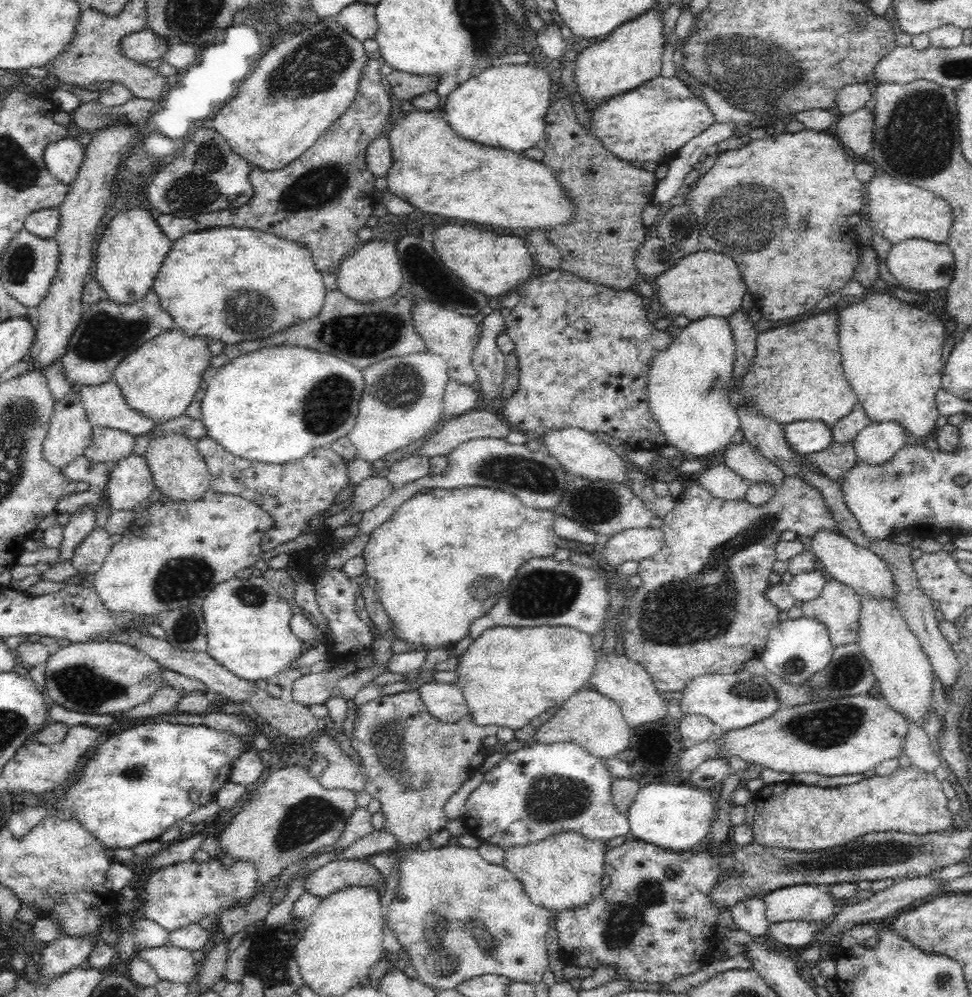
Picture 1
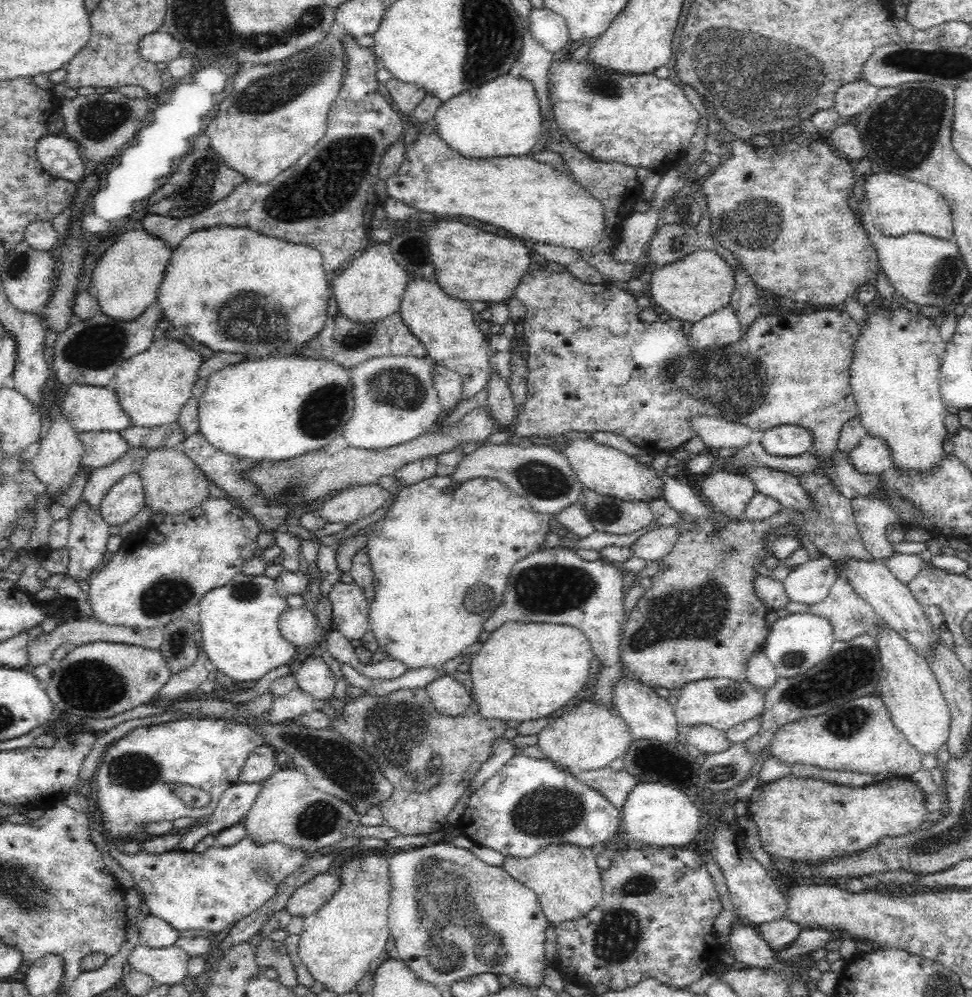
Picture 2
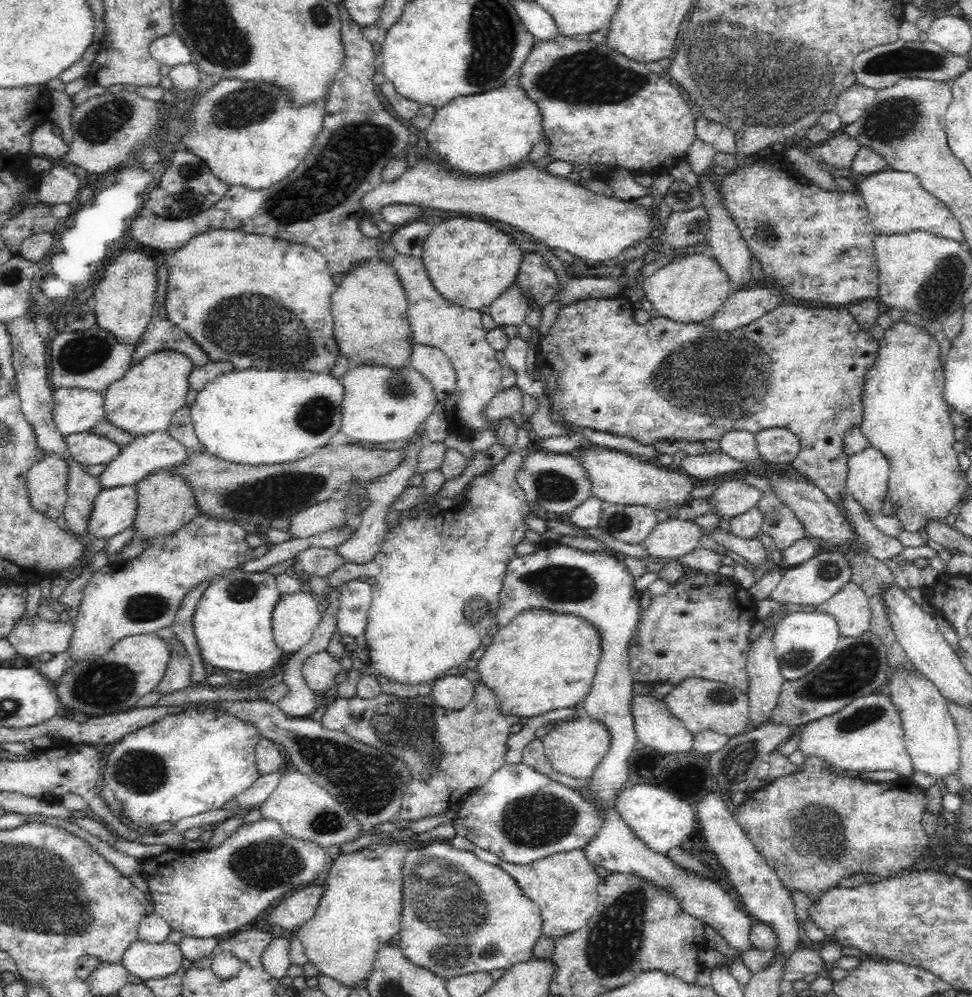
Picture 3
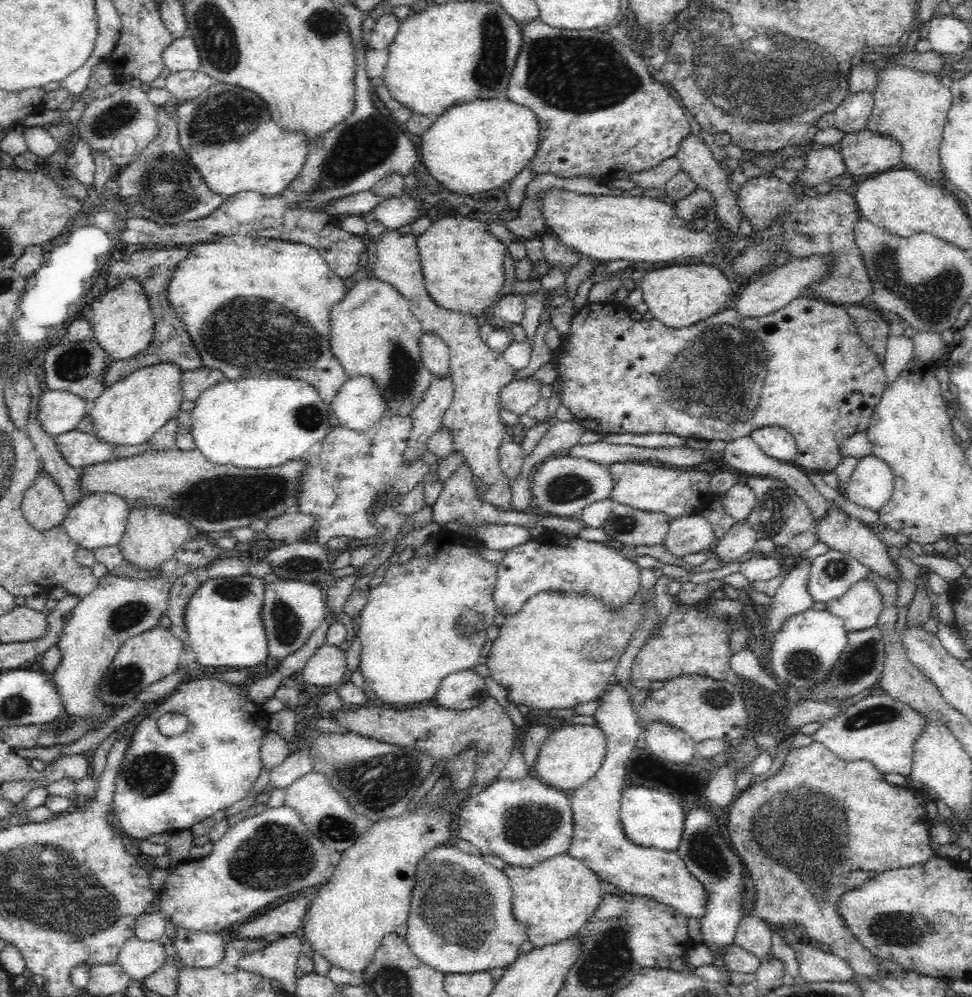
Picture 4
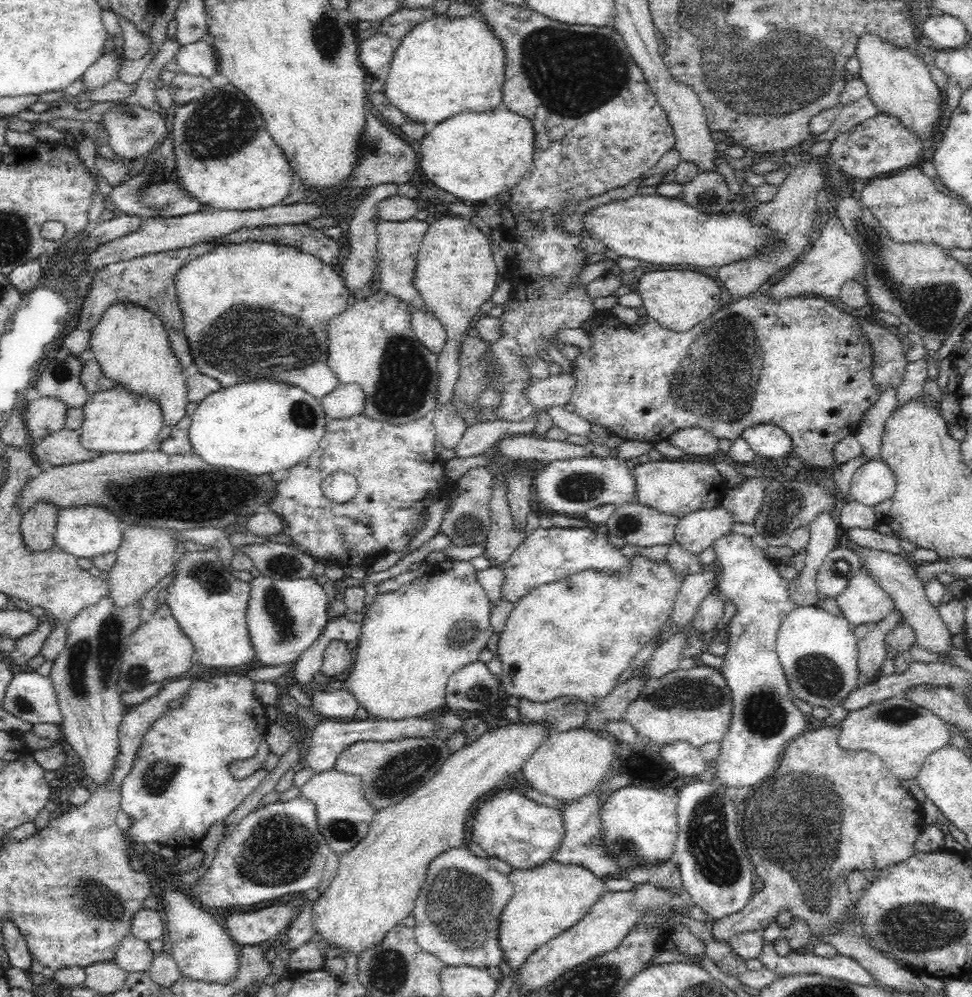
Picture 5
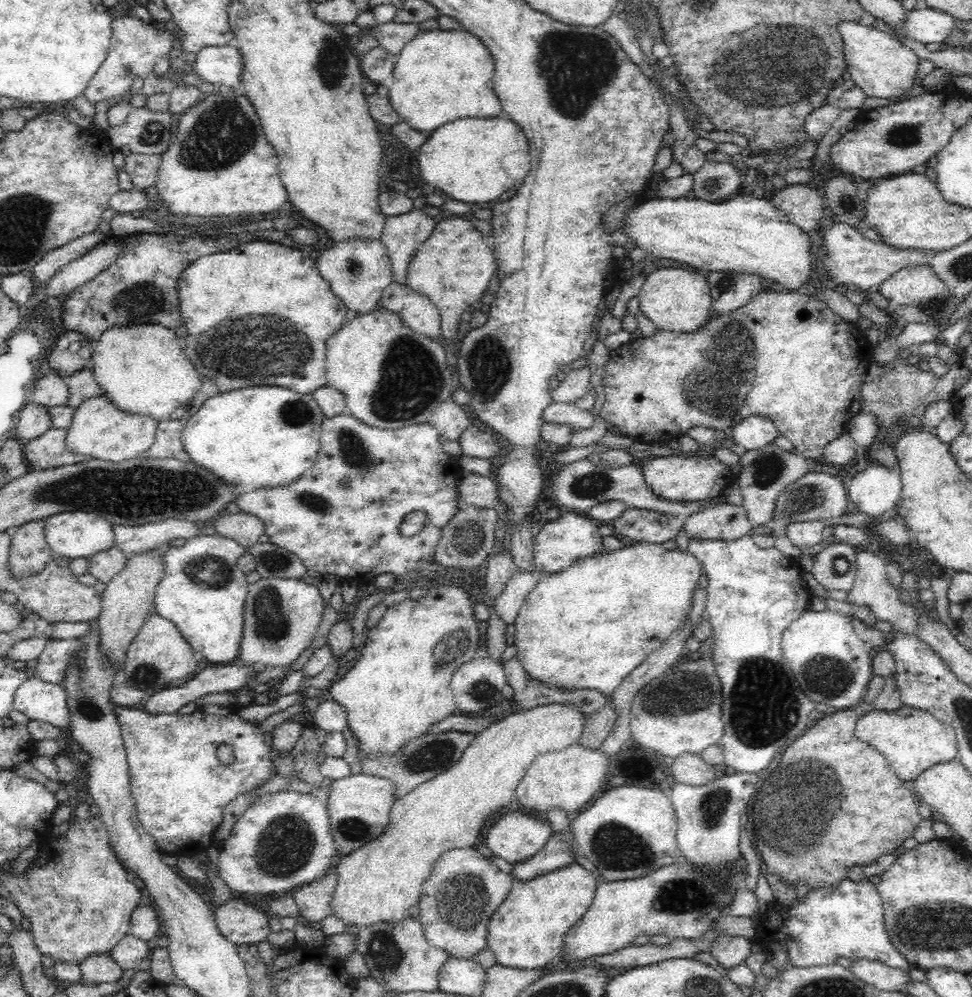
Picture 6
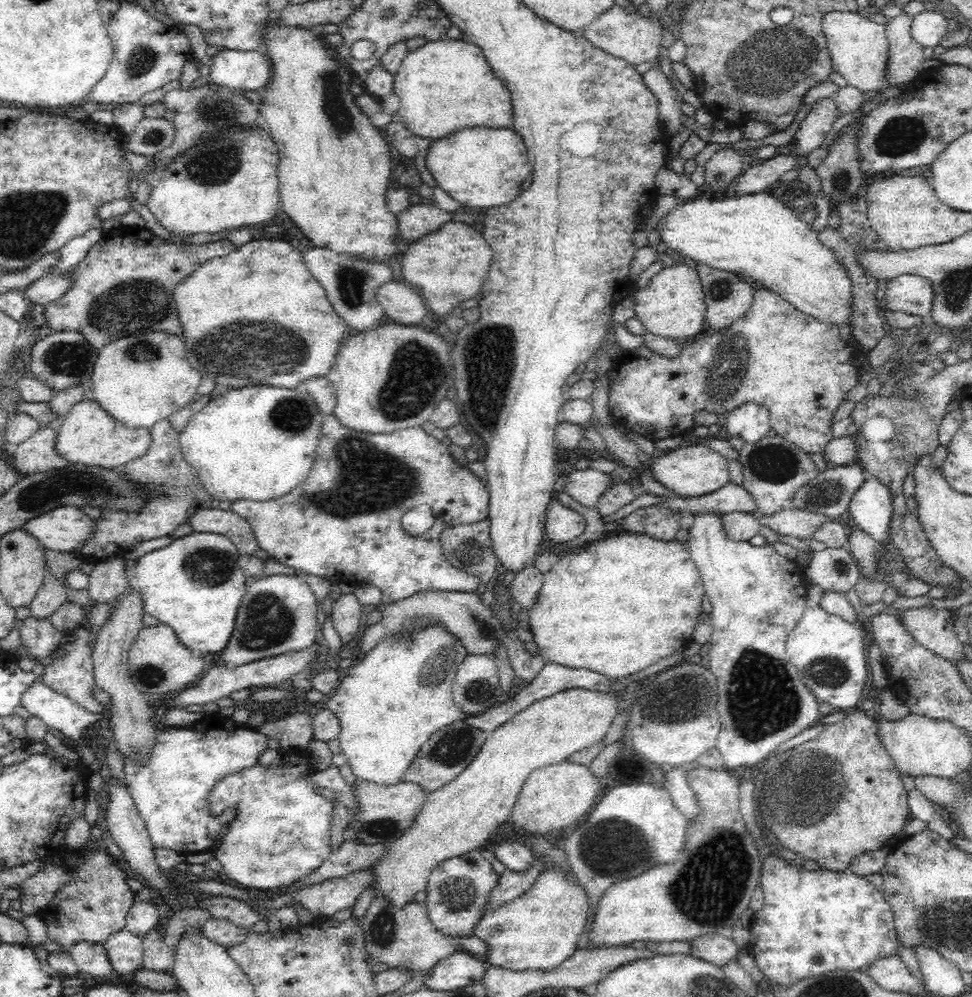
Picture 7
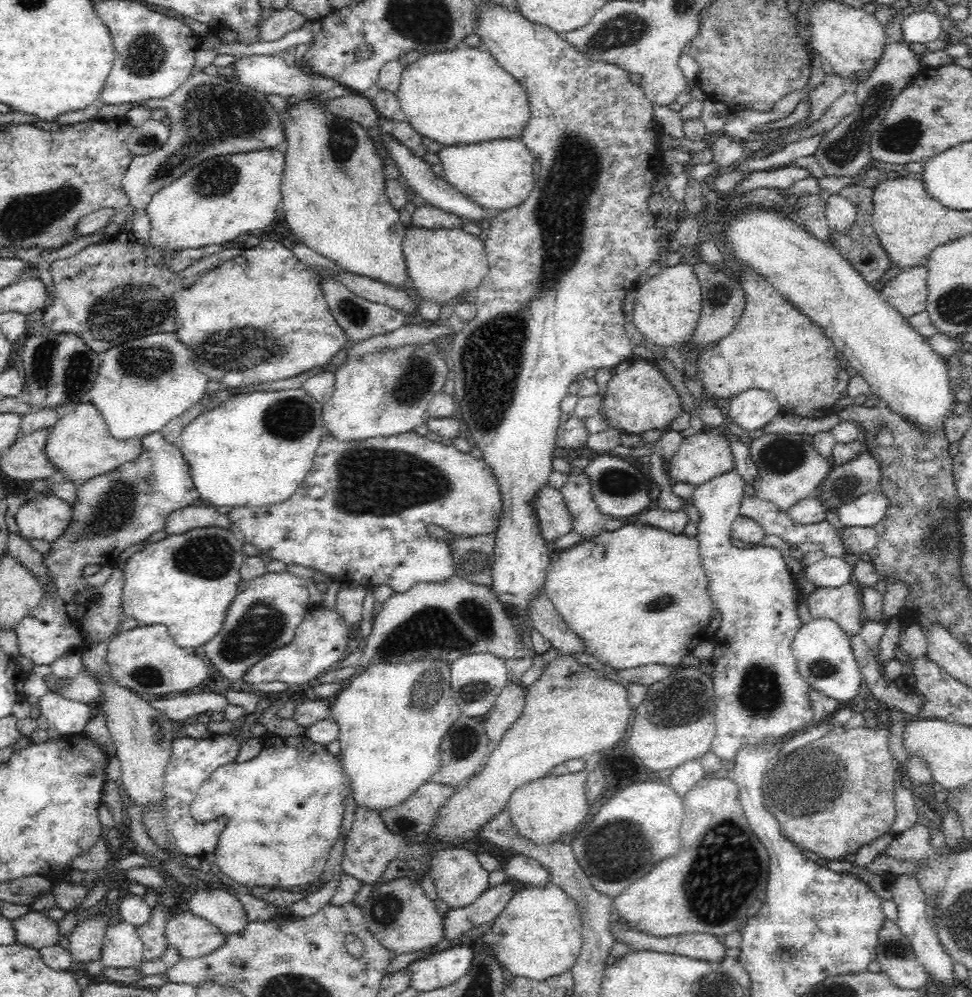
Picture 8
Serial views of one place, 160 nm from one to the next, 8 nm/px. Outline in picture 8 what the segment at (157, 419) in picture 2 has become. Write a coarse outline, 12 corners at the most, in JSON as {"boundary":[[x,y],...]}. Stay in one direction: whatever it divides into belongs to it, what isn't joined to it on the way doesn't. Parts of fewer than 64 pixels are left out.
{"boundary":[[92,403],[49,429],[46,458],[88,481],[141,453],[115,439]]}

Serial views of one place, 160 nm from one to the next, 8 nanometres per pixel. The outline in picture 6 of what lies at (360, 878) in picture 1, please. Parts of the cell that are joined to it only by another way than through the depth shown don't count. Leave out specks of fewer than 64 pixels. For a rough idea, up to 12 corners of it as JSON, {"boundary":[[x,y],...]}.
{"boundary":[[238,897],[212,913],[235,945],[271,933],[269,911]]}

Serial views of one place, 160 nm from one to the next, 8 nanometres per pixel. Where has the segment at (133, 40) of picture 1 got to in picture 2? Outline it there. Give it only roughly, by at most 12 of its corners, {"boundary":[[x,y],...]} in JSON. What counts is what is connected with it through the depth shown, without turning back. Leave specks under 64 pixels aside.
{"boundary":[[156,31],[142,38],[140,54],[155,65],[183,56],[170,33]]}

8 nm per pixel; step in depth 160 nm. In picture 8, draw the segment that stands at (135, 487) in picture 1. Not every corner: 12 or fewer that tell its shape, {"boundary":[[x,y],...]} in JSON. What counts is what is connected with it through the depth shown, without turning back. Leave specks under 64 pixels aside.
{"boundary":[[52,493],[9,495],[20,536],[55,541],[72,520]]}

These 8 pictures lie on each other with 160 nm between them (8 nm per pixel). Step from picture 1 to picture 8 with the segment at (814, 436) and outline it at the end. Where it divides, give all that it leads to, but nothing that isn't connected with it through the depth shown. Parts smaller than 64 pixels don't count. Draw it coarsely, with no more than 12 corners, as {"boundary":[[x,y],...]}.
{"boundary":[[764,390],[730,400],[727,421],[744,430],[768,424],[781,406]]}

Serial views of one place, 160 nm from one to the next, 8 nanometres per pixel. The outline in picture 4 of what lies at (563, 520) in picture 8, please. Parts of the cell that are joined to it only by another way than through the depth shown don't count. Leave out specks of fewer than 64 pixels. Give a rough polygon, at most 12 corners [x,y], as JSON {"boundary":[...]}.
{"boundary":[[552,532],[505,552],[497,612],[579,593],[611,612],[640,588],[634,559]]}

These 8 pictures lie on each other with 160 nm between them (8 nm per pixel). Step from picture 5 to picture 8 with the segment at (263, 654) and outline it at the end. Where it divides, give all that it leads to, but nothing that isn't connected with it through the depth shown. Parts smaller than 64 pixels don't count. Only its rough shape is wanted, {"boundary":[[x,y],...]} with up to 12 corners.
{"boundary":[[289,571],[248,581],[203,645],[220,676],[293,641],[309,579]]}

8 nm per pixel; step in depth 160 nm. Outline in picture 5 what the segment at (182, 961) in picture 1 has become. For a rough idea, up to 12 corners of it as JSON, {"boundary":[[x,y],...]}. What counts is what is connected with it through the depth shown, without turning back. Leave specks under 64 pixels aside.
{"boundary":[[129,932],[113,960],[132,973],[149,969],[153,956],[148,941]]}

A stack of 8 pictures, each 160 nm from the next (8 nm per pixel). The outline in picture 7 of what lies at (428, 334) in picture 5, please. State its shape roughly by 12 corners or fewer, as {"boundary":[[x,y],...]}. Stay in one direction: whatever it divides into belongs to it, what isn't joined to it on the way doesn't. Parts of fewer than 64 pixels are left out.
{"boundary":[[397,278],[374,297],[387,318],[416,326],[426,316],[425,301]]}

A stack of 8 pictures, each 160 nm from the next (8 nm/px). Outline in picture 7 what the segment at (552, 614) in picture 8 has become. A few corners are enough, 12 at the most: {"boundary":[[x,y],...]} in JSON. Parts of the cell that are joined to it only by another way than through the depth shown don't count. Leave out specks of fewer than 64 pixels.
{"boundary":[[532,565],[512,575],[510,592],[529,612],[542,590],[542,572]]}

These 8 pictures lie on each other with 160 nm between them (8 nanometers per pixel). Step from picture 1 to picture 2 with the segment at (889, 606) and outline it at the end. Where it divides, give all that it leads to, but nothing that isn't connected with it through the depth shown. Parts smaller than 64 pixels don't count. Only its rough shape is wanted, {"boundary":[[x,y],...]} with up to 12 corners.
{"boundary":[[872,630],[878,695],[922,756],[950,740],[950,709],[926,659]]}

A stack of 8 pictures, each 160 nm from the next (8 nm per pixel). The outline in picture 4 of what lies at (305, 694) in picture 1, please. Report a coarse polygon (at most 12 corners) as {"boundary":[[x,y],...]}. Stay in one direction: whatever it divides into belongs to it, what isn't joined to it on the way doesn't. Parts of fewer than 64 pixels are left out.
{"boundary":[[324,644],[301,670],[306,684],[347,679],[344,650]]}

